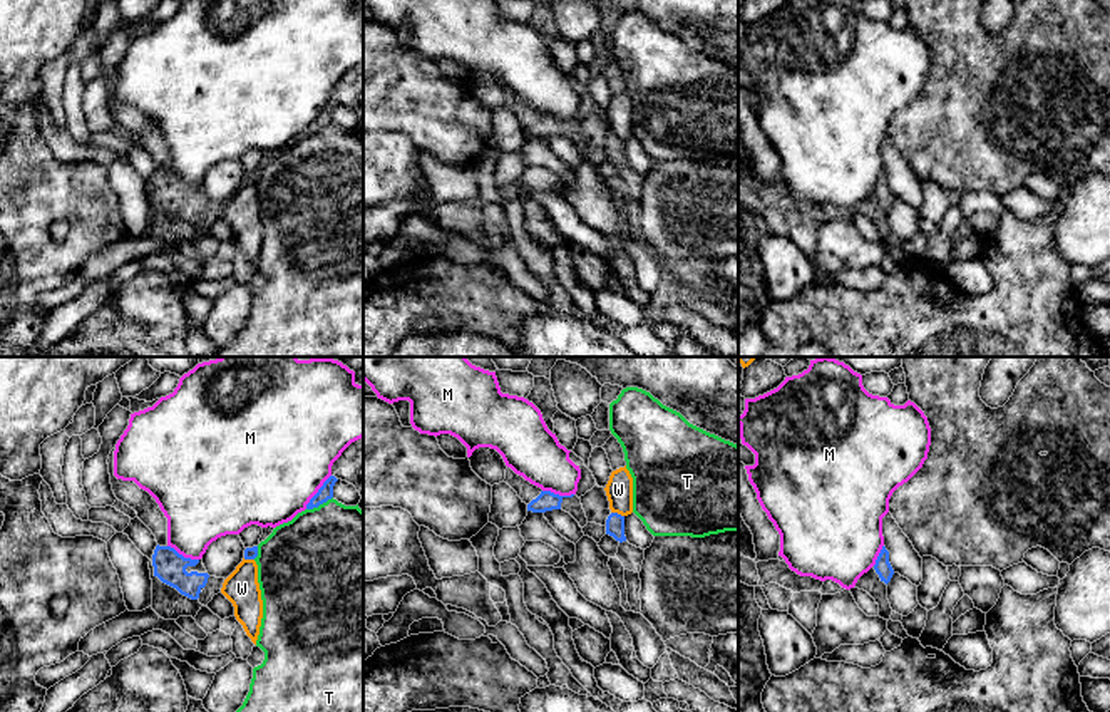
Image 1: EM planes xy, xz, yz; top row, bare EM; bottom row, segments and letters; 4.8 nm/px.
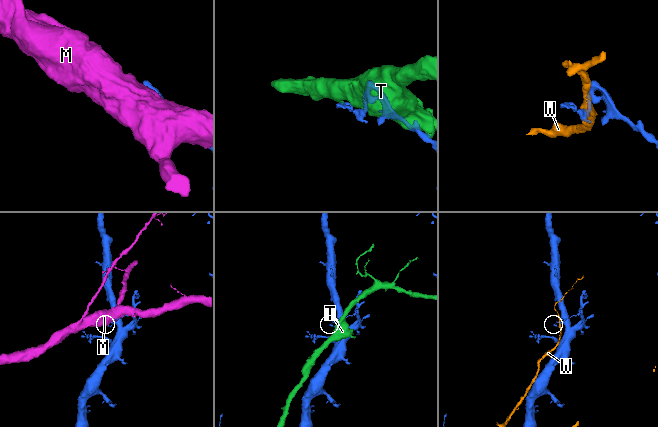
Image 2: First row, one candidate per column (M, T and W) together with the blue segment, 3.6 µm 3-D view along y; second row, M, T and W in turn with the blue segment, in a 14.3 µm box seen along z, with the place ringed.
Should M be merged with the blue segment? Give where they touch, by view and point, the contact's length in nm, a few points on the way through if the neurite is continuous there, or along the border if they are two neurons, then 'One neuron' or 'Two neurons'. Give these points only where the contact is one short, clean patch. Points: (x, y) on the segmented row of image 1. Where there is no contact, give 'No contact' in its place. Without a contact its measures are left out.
Touches blue at xy (318, 491). Shared border 200 nm. Two neurons

